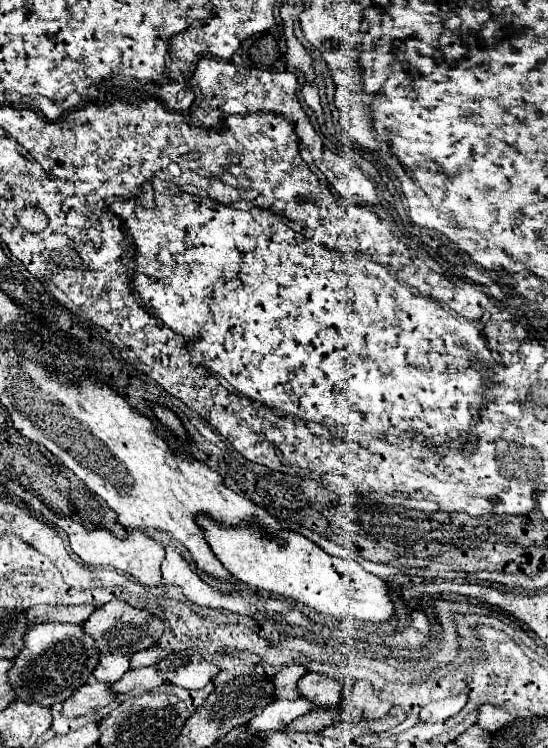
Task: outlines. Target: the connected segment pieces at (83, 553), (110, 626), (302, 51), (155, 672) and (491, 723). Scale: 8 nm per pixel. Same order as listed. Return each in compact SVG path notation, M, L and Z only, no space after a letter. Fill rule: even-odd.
M56 514L56 526L68 534L72 552L78 554L86 564L90 564L90 566L112 566L116 570L130 574L132 578L136 578L144 586L152 586L152 584L160 586L160 580L162 580L160 564L164 560L164 548L160 542L152 540L144 532L134 530L126 538L118 538L118 536L114 536L114 532L110 532L106 528L84 528L80 522L66 518L66 516L60 516L60 514Z
M114 598L112 602L98 608L92 614L92 618L88 618L88 622L84 622L84 628L88 630L88 634L92 634L92 638L96 638L96 646L100 646L100 652L134 654L134 652L154 646L160 640L160 636L164 634L166 626L158 616L154 616L146 610L140 610L140 608L134 608L120 598Z
M284 22L284 34L288 42L288 52L286 52L286 64L290 68L298 68L306 76L306 84L312 84L312 58L308 56L306 48L298 42L298 38L292 32L292 22Z
M148 666L148 668L138 668L138 670L128 670L116 684L112 684L112 690L116 694L124 694L130 690L156 690L162 686L166 680L160 674L158 666Z
M484 704L480 708L480 716L478 716L478 724L484 728L484 730L490 730L490 732L496 732L498 728L502 728L506 724L506 720L510 720L508 712L504 712L502 708L496 708L492 704Z

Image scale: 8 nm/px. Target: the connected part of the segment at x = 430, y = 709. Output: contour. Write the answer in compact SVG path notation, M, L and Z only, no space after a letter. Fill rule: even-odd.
M456 694L438 702L432 702L428 706L424 706L424 710L420 712L420 720L422 722L438 722L438 720L446 720L450 716L456 716L462 706L466 704L468 694Z

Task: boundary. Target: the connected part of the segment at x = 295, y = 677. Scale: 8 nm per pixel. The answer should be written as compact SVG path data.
M292 664L282 668L274 680L276 680L276 698L298 698L298 680L306 674L306 666L302 664Z

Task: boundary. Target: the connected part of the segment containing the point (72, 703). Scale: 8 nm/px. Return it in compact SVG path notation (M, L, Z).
M94 682L94 684L84 684L72 698L68 698L62 706L64 716L82 716L82 714L92 714L110 702L116 700L116 694L110 690L110 684L106 682Z

